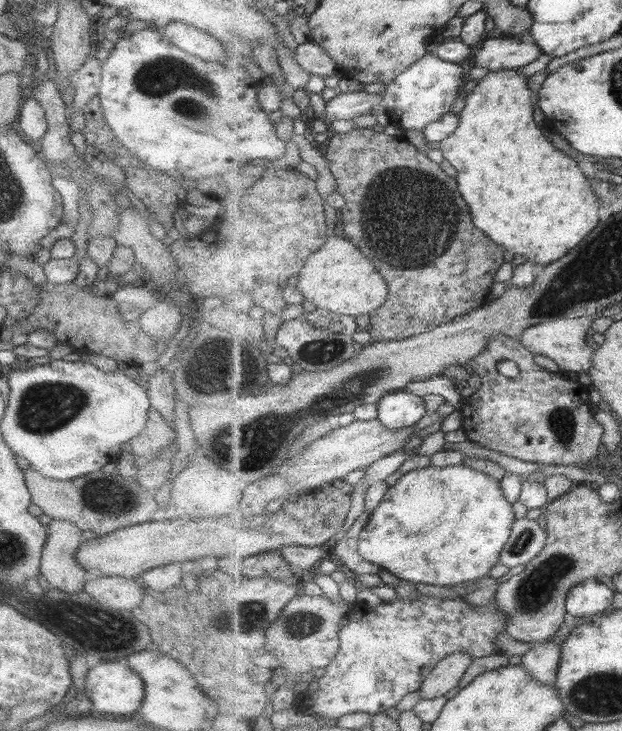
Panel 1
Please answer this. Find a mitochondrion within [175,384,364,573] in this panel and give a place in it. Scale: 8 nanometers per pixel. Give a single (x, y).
(256, 444)

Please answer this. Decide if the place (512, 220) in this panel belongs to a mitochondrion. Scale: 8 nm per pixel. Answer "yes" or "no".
no

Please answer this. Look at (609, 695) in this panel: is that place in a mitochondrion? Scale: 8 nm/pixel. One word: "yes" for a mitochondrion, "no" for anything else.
yes

